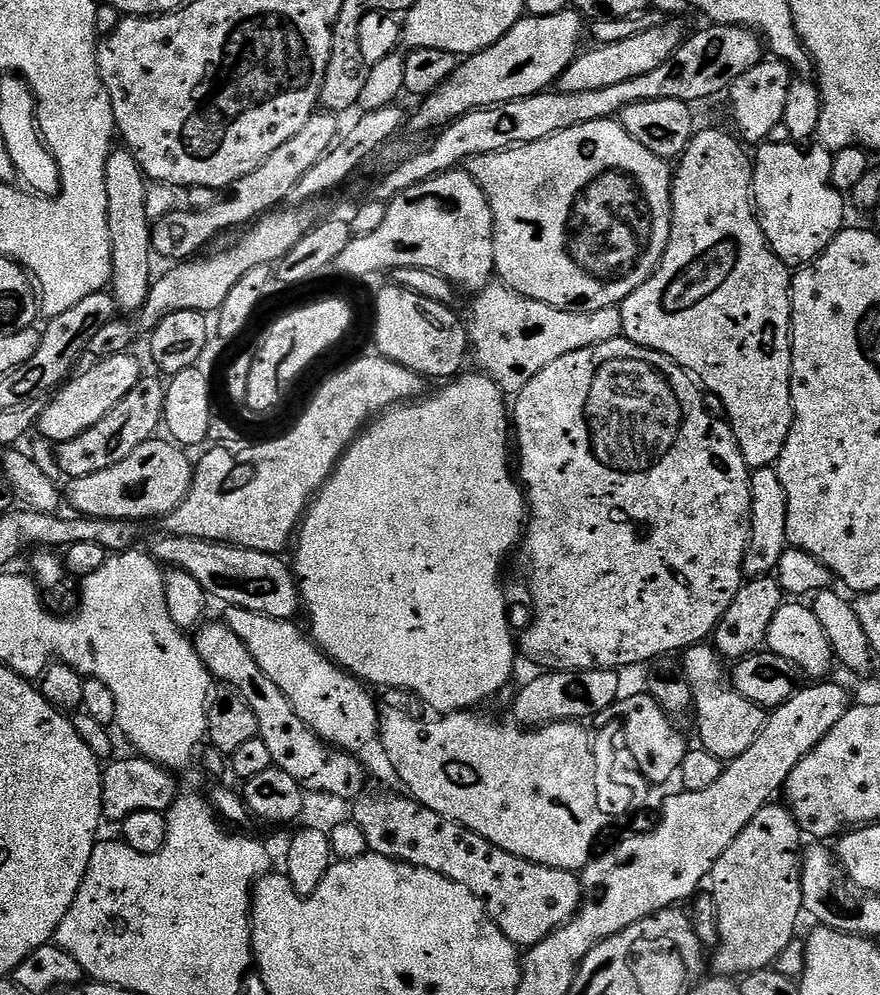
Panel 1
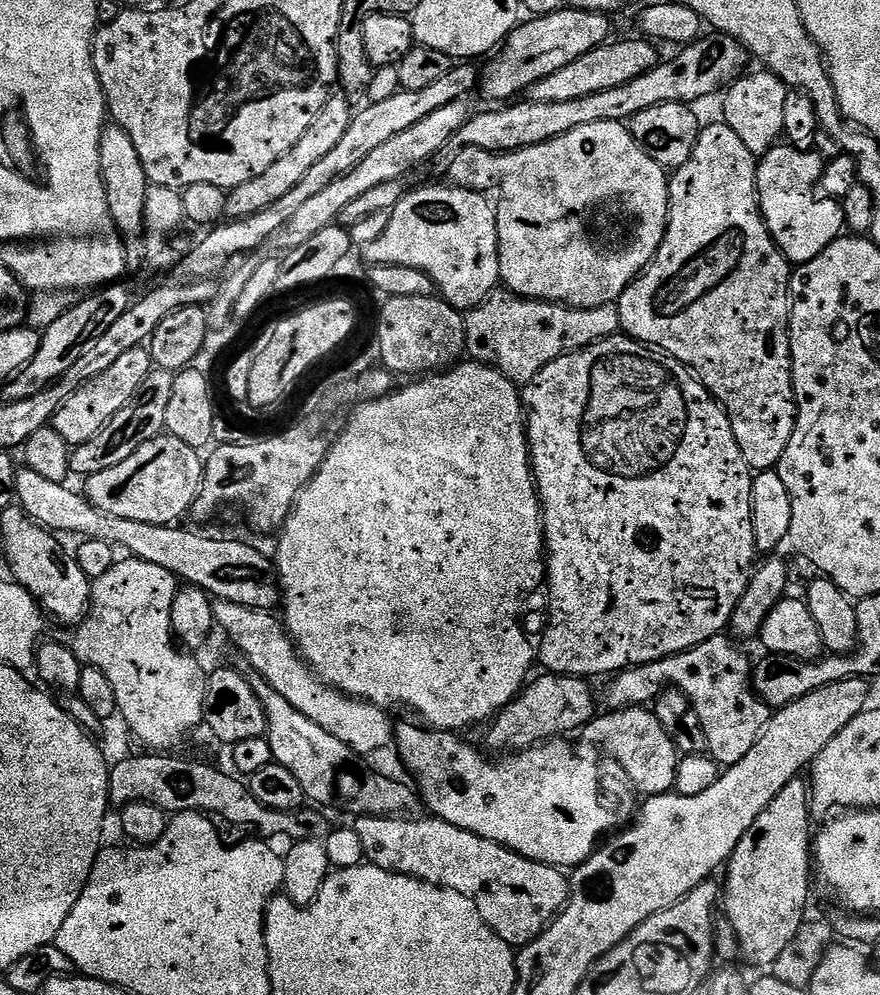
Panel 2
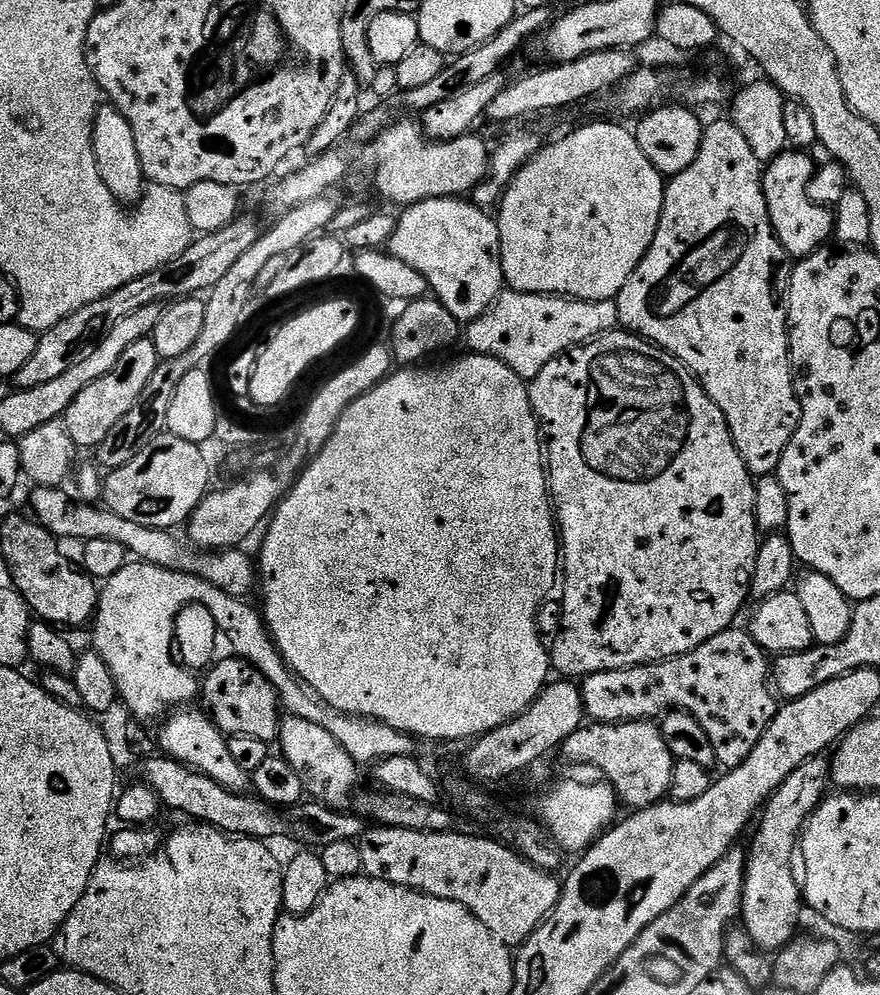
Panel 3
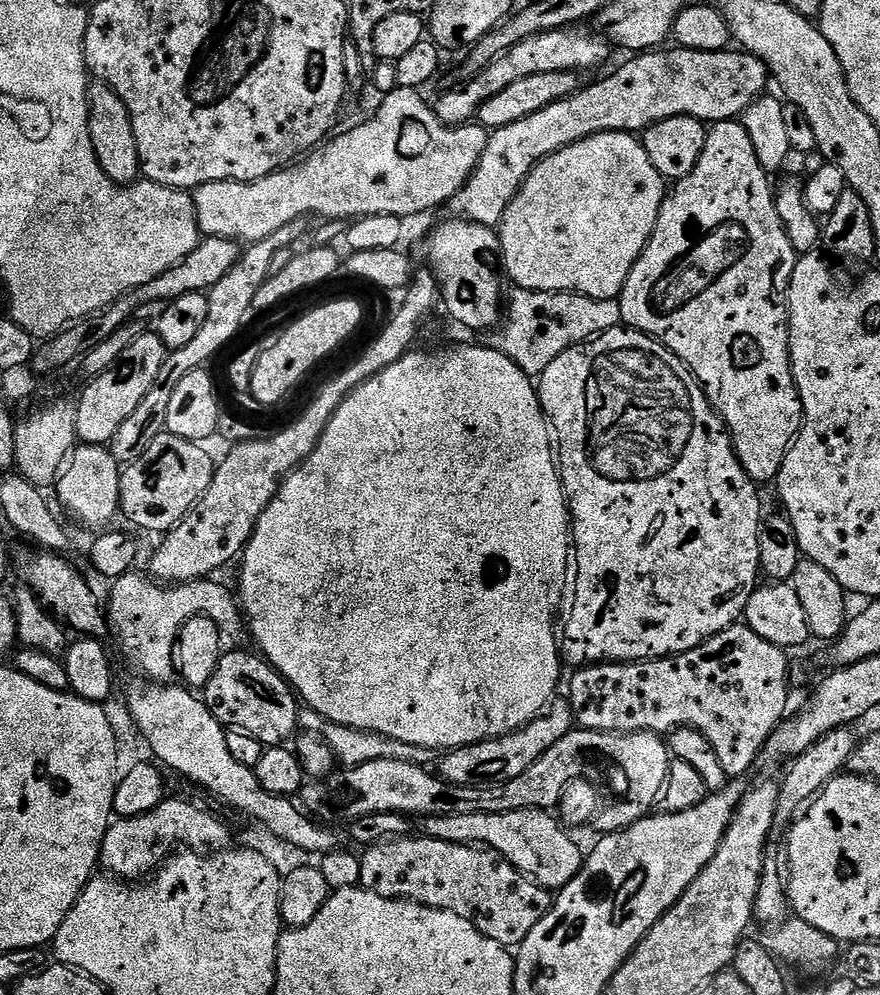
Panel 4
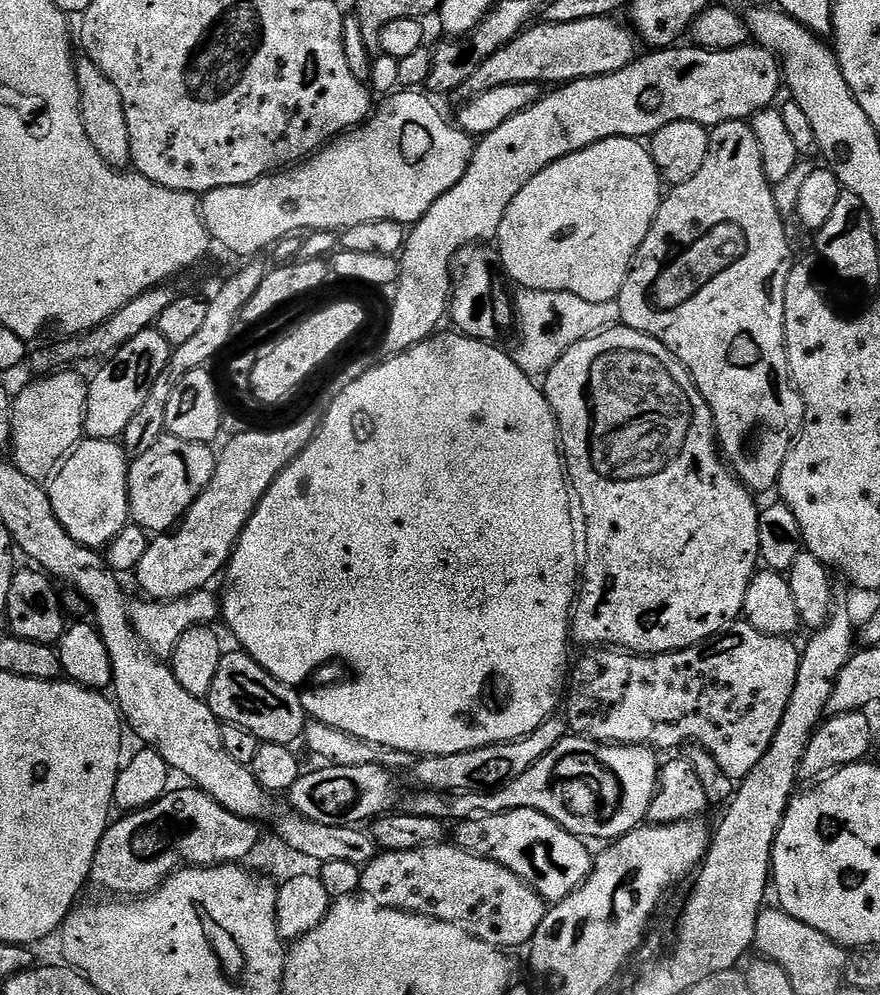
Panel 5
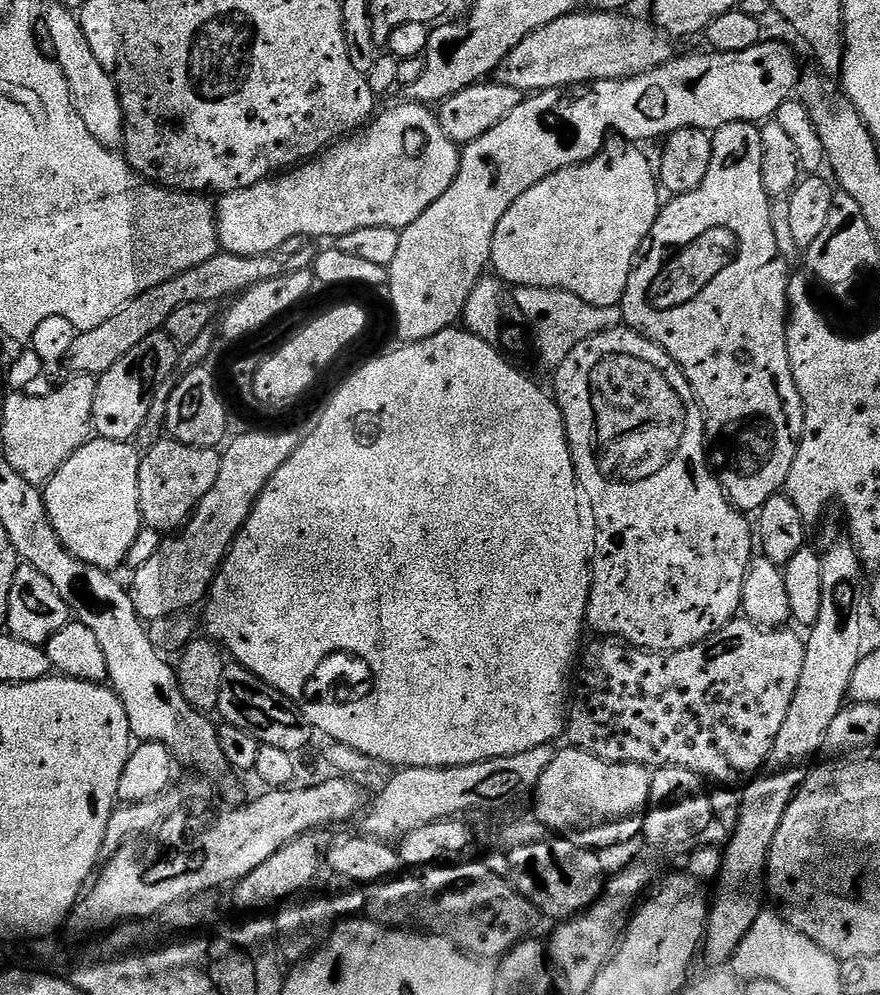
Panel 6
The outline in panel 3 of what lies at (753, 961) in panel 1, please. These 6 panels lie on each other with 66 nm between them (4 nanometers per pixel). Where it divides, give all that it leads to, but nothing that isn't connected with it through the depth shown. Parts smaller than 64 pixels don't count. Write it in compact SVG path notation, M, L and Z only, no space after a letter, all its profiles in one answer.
M821 754L802 762L782 786L769 798L758 816L752 845L747 845L748 865L744 871L744 897L740 903L742 927L761 950L779 950L797 935L802 909L802 884L792 873L792 859L798 856L798 845L808 817L824 799L830 788L830 760Z

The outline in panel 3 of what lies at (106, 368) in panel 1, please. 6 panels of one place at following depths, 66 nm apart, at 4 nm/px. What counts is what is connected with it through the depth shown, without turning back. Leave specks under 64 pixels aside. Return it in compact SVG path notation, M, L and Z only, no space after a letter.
M151 338L134 342L134 346L130 346L130 350L122 354L122 358L118 358L110 374L98 378L98 382L90 382L90 386L86 386L86 390L82 390L82 394L78 394L78 398L70 402L70 406L64 411L62 423L77 449L94 450L106 439L110 429L136 405L138 398L142 398L142 390L146 390L146 382L150 382L150 377L154 370L158 370L160 362L160 355L158 350L154 350Z

